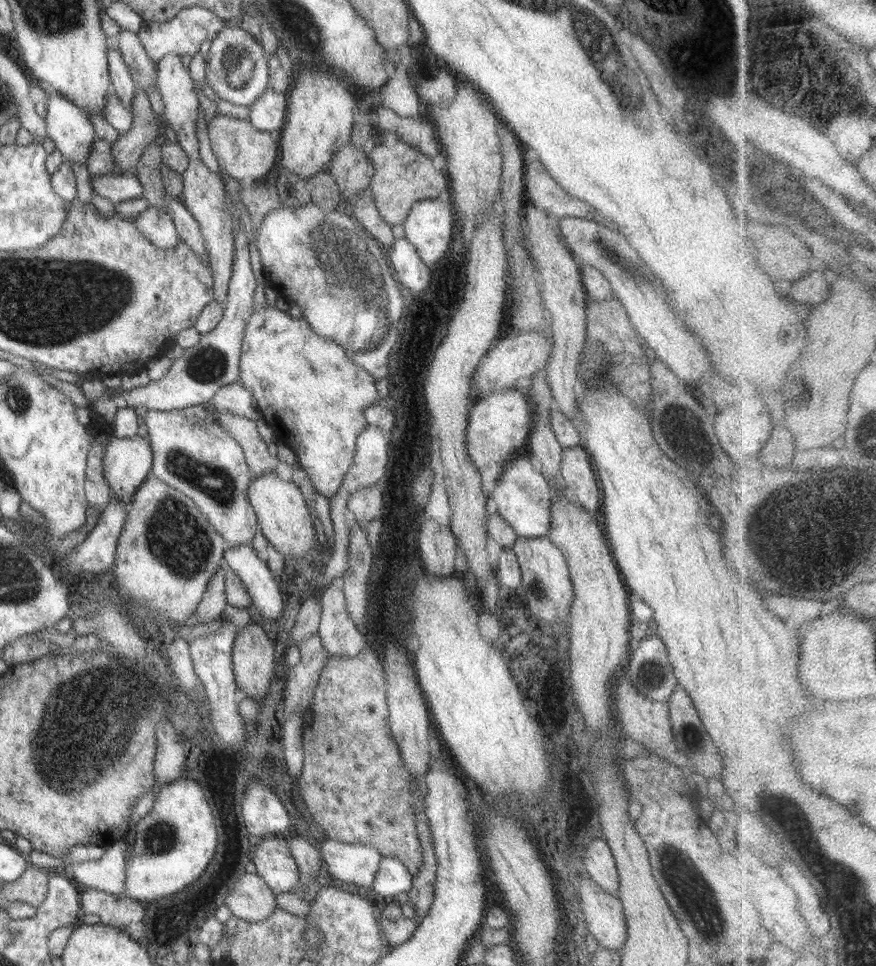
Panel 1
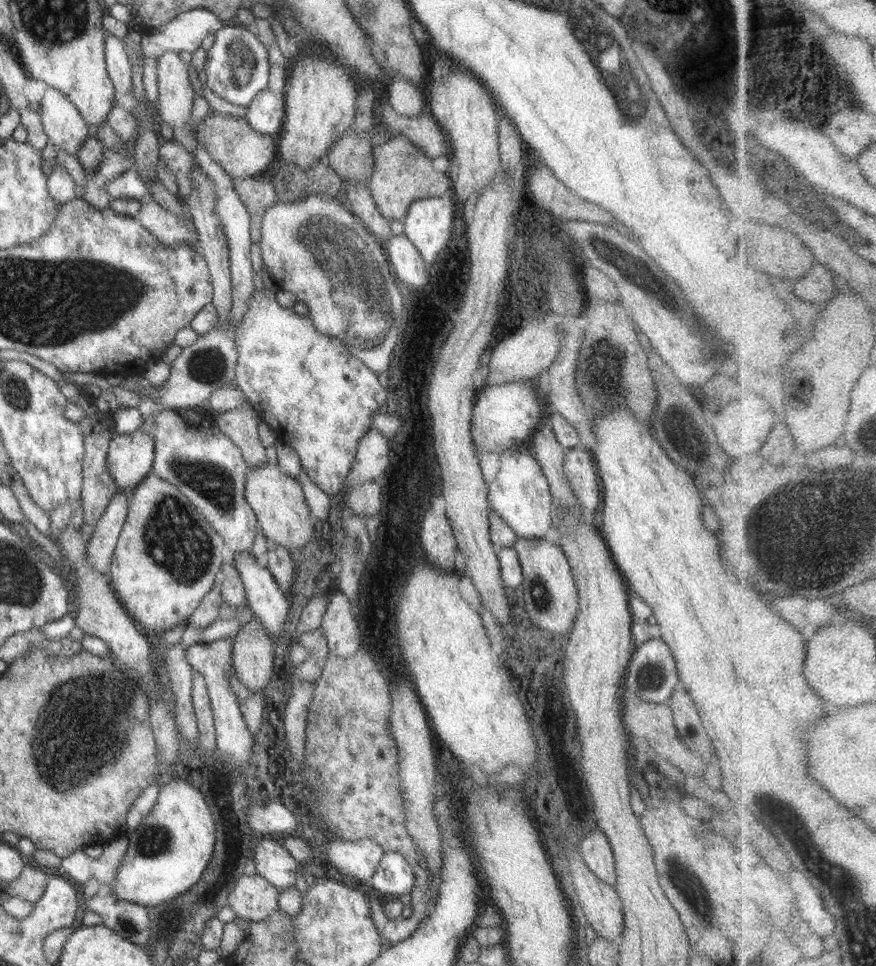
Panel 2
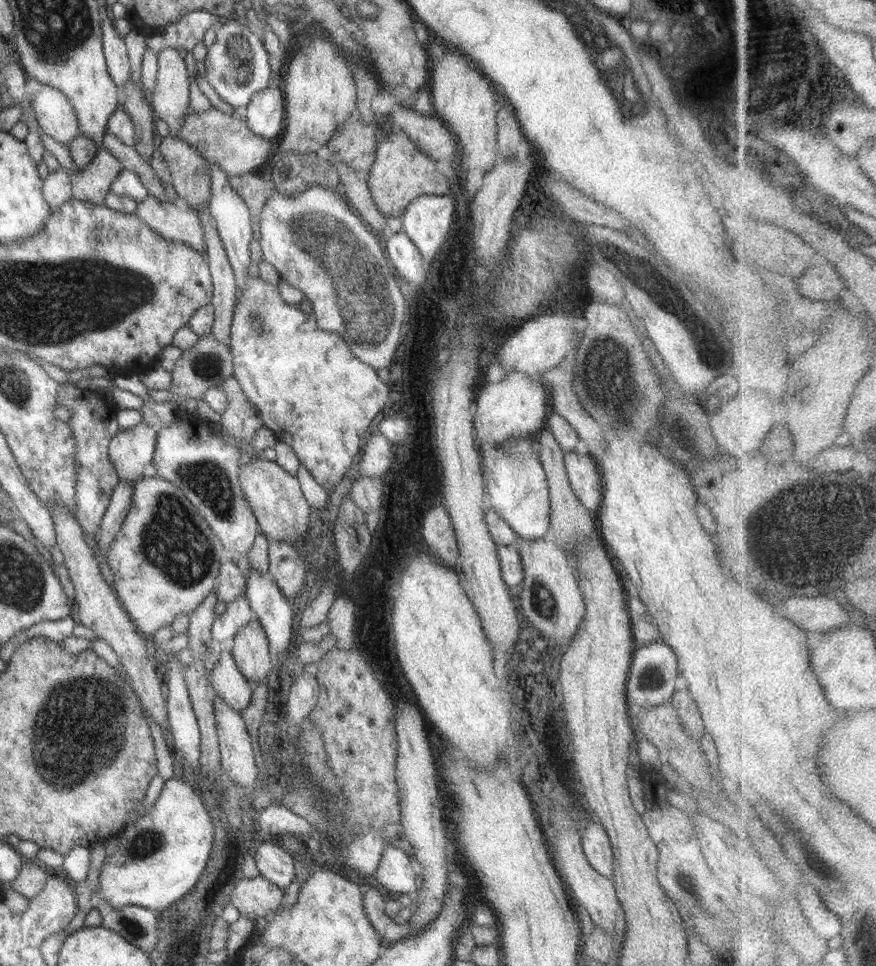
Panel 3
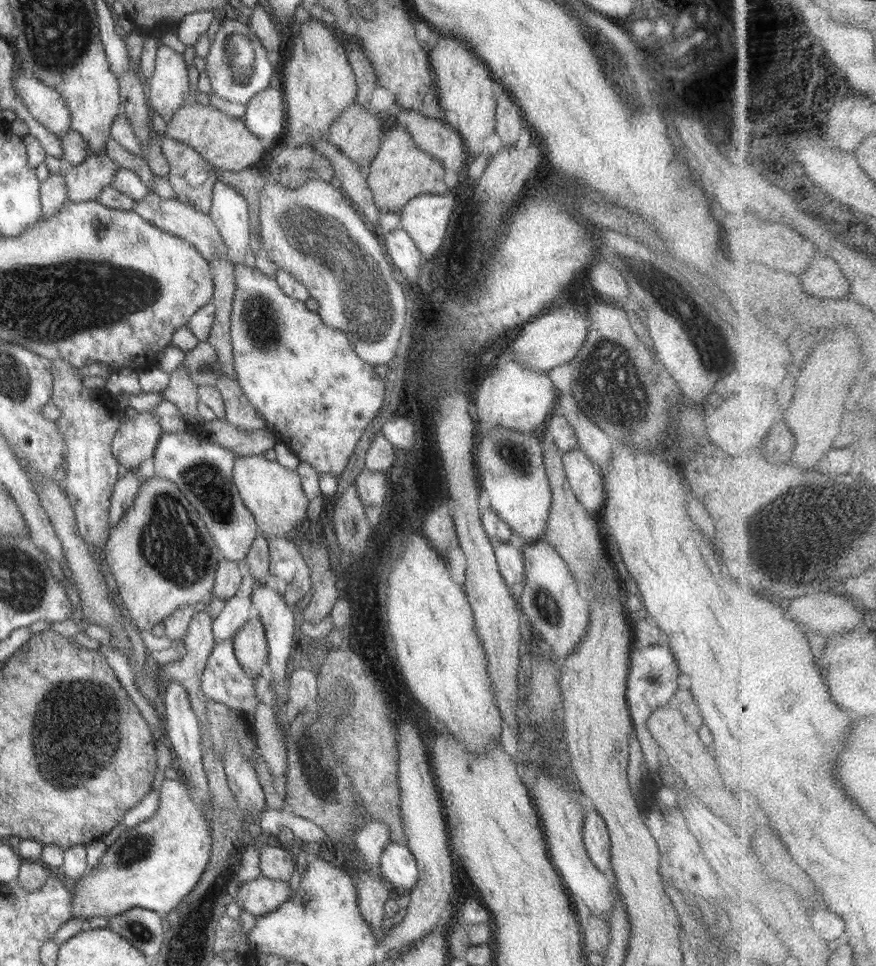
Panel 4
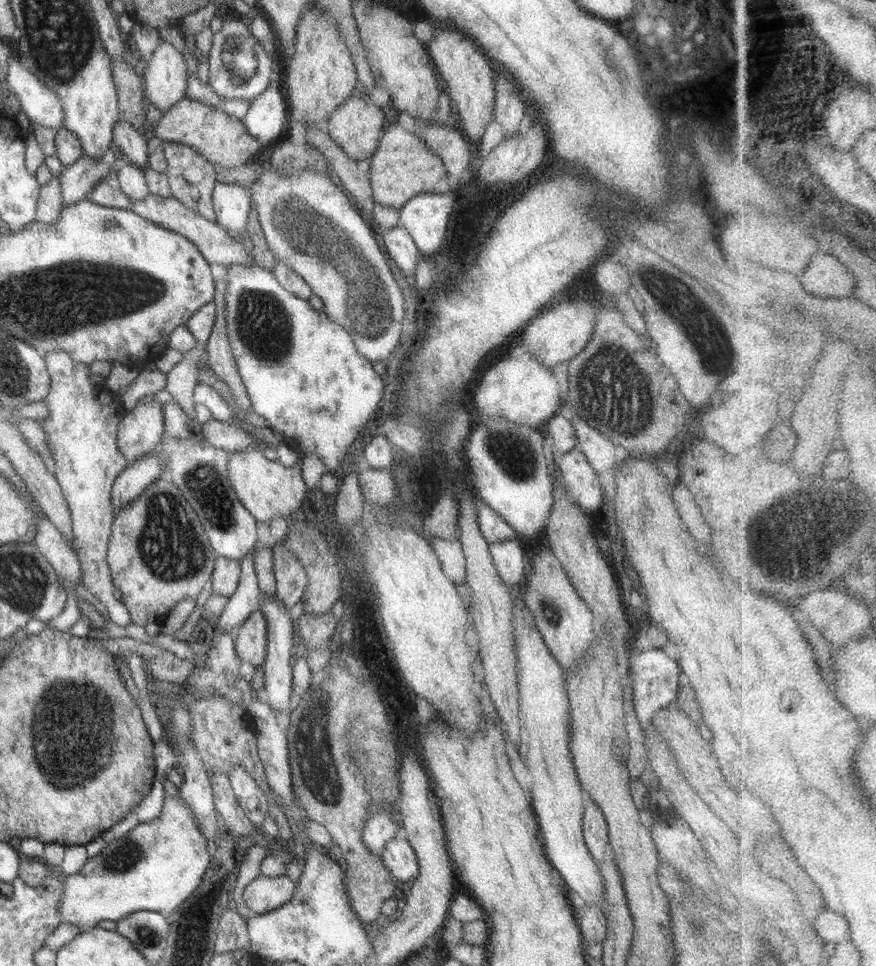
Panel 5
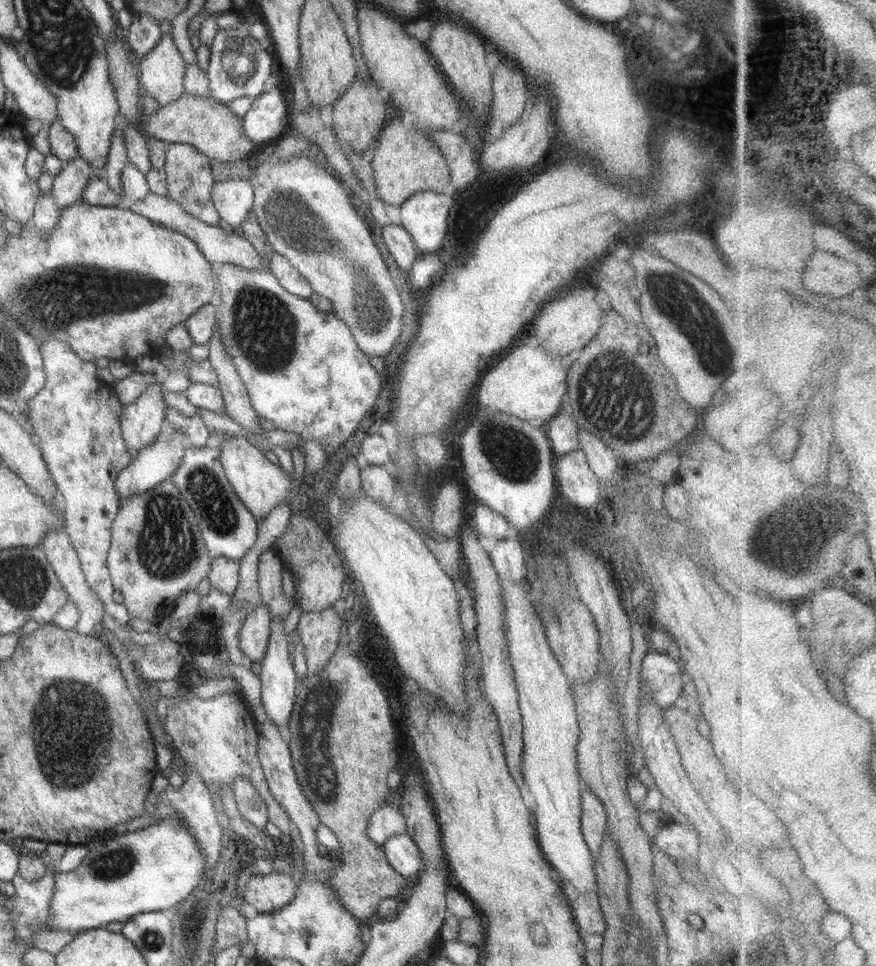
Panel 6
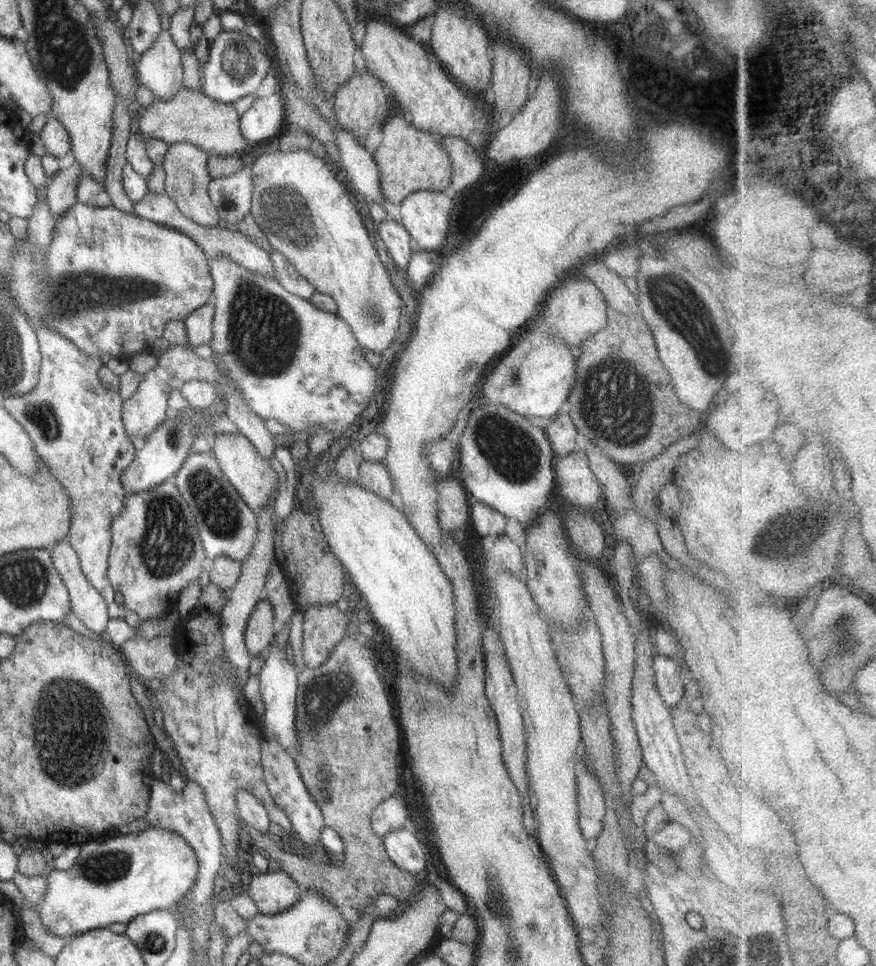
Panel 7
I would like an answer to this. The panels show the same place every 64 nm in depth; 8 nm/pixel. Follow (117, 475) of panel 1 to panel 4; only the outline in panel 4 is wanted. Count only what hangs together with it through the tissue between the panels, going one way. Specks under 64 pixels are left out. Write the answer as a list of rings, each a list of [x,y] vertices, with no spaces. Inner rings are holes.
[[[152,411],[138,413],[132,419],[122,418],[111,448],[114,457],[123,466],[124,472],[137,470],[145,460],[153,457],[162,434],[163,431],[160,429],[160,421],[158,421],[158,417]]]

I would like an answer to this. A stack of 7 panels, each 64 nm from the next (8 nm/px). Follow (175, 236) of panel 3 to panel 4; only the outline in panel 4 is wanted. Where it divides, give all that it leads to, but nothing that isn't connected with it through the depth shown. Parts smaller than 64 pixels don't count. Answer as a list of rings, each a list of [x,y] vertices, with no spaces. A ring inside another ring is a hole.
[[[153,192],[148,193],[142,200],[136,201],[133,211],[156,228],[194,245],[194,248],[201,252],[206,260],[222,258],[222,260],[230,261],[228,247],[226,247],[222,236],[218,232],[218,227],[216,227],[210,215],[198,212],[194,207],[179,201],[177,198],[163,199]]]

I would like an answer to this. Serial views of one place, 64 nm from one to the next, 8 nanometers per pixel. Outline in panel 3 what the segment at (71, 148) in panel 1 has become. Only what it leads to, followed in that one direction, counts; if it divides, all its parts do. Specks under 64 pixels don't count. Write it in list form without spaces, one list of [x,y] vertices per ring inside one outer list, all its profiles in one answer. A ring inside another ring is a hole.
[[[47,85],[40,86],[40,90],[32,96],[31,104],[26,105],[27,109],[36,116],[48,136],[70,145],[74,137],[82,135],[72,104],[58,90]]]

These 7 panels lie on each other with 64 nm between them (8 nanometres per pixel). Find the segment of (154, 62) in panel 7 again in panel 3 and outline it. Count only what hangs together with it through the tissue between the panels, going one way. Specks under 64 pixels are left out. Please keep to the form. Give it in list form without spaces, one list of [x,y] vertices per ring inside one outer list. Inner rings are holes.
[[[173,48],[158,52],[155,88],[148,98],[156,118],[166,122],[172,136],[180,136],[180,125],[190,110],[190,76],[183,57],[183,52]]]

